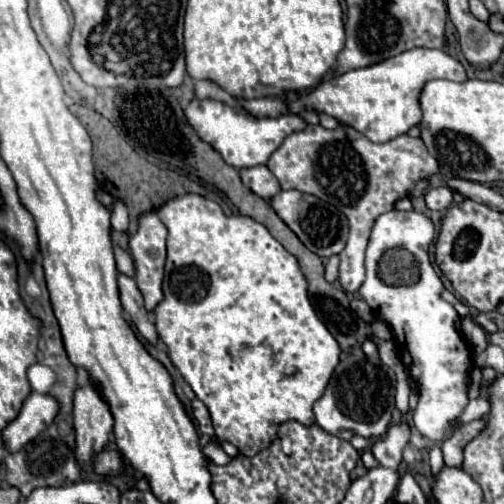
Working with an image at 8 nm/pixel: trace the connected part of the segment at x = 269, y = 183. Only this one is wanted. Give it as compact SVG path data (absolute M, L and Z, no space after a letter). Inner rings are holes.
M266 165L244 167L244 169L240 169L240 177L242 177L242 183L262 199L270 199L280 191L278 179L270 173L270 169Z

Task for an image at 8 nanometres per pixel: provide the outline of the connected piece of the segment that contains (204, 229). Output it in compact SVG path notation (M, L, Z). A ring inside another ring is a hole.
M184 195L178 199L170 199L166 205L162 205L162 209L158 209L158 217L168 229L168 259L166 259L166 273L164 273L164 283L162 283L164 299L154 309L156 331L168 347L168 357L170 357L172 365L180 371L180 375L192 387L196 397L208 407L216 437L236 445L244 457L254 457L256 453L260 453L262 449L266 449L272 443L272 439L276 437L276 429L282 421L296 419L304 425L312 425L314 423L312 405L318 397L322 397L322 393L328 385L328 379L338 365L340 347L338 347L338 341L334 341L332 333L326 329L326 325L322 325L322 321L314 313L314 307L310 305L308 281L300 271L298 259L294 255L290 255L270 235L270 231L262 223L258 223L246 215L228 217L228 215L224 215L224 211L220 209L218 203L214 203L206 197L200 197L200 195Z

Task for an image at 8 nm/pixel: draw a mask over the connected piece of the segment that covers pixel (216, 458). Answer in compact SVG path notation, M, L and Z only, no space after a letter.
M208 442L203 450L203 454L214 464L224 466L227 465L231 458L224 452L222 447L214 442Z

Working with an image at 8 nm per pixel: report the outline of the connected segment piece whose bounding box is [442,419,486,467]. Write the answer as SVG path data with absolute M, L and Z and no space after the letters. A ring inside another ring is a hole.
M476 419L468 425L462 425L452 437L448 437L442 443L442 453L444 453L444 463L452 465L452 467L460 467L462 465L462 449L468 441L472 441L482 429L484 429L486 421L484 419Z

